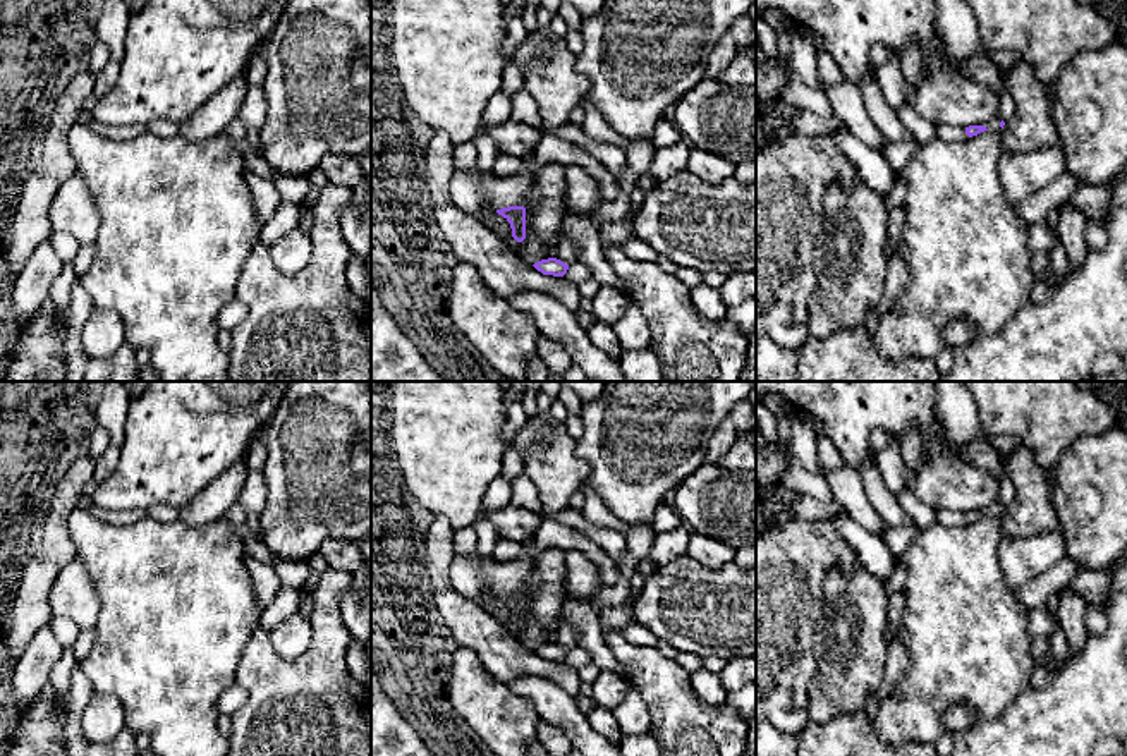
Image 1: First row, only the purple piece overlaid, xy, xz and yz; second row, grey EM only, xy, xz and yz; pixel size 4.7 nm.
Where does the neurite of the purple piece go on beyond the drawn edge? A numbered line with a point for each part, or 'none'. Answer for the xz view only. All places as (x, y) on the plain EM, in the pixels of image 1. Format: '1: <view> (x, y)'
1: xz (499, 578)

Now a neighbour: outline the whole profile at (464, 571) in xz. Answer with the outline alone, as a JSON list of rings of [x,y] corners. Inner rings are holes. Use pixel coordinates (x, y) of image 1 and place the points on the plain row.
[[[476,550],[471,555],[455,555],[450,565],[450,579],[457,593],[488,610],[496,620],[503,622],[517,639],[529,649],[541,644],[557,643],[557,629],[545,629],[531,612],[531,596],[539,588],[539,576],[536,569],[526,579],[526,624],[517,627],[512,622],[512,613],[507,603],[496,598],[483,582],[479,567],[483,558]]]

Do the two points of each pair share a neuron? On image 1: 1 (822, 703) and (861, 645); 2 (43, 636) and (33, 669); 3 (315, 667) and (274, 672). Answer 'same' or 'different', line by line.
1: same
2: same
3: same

